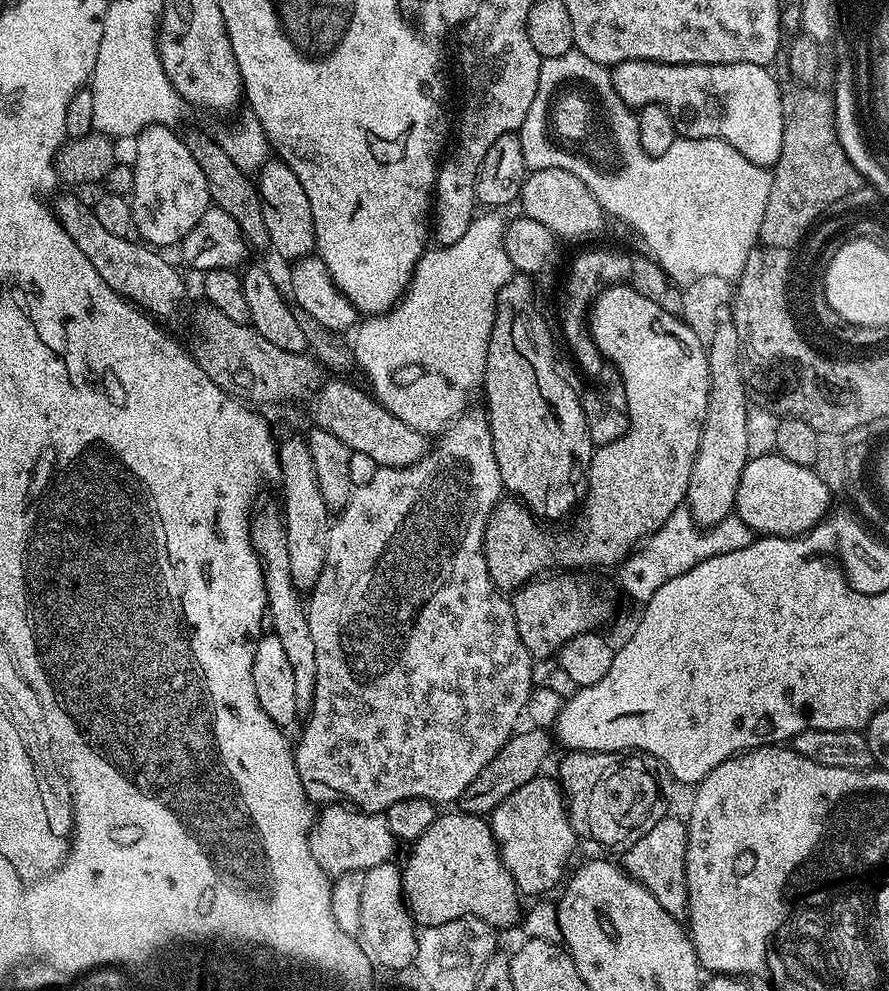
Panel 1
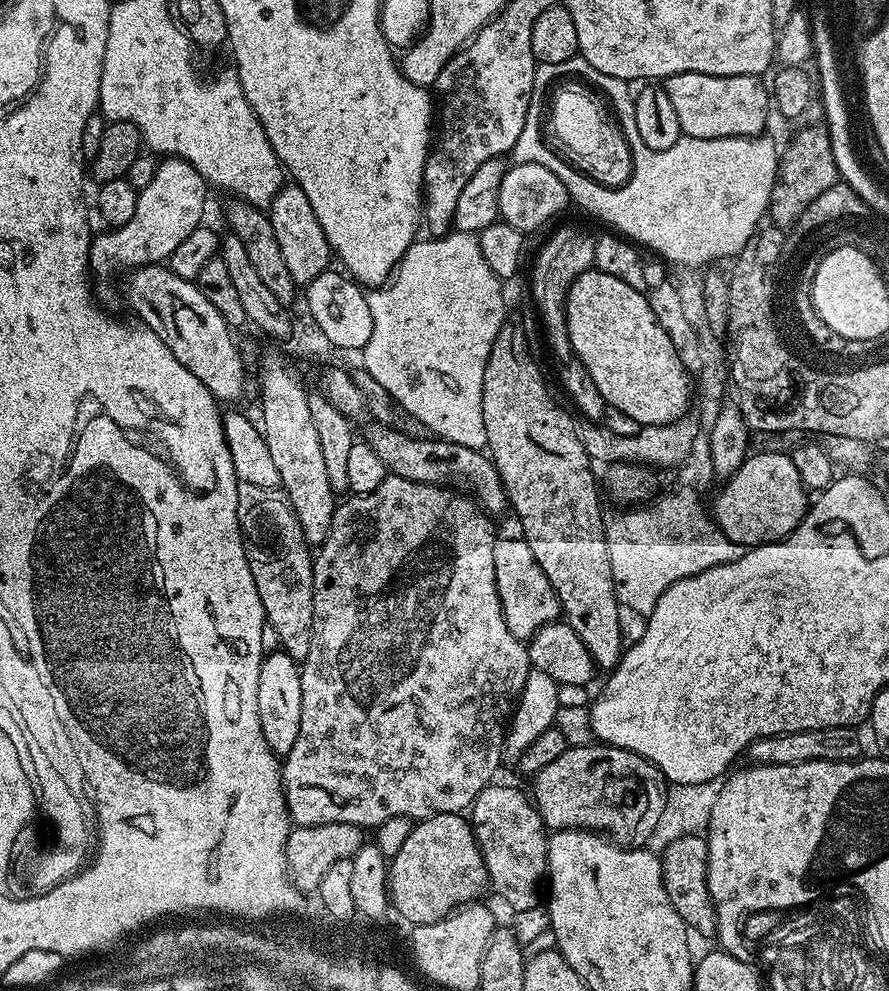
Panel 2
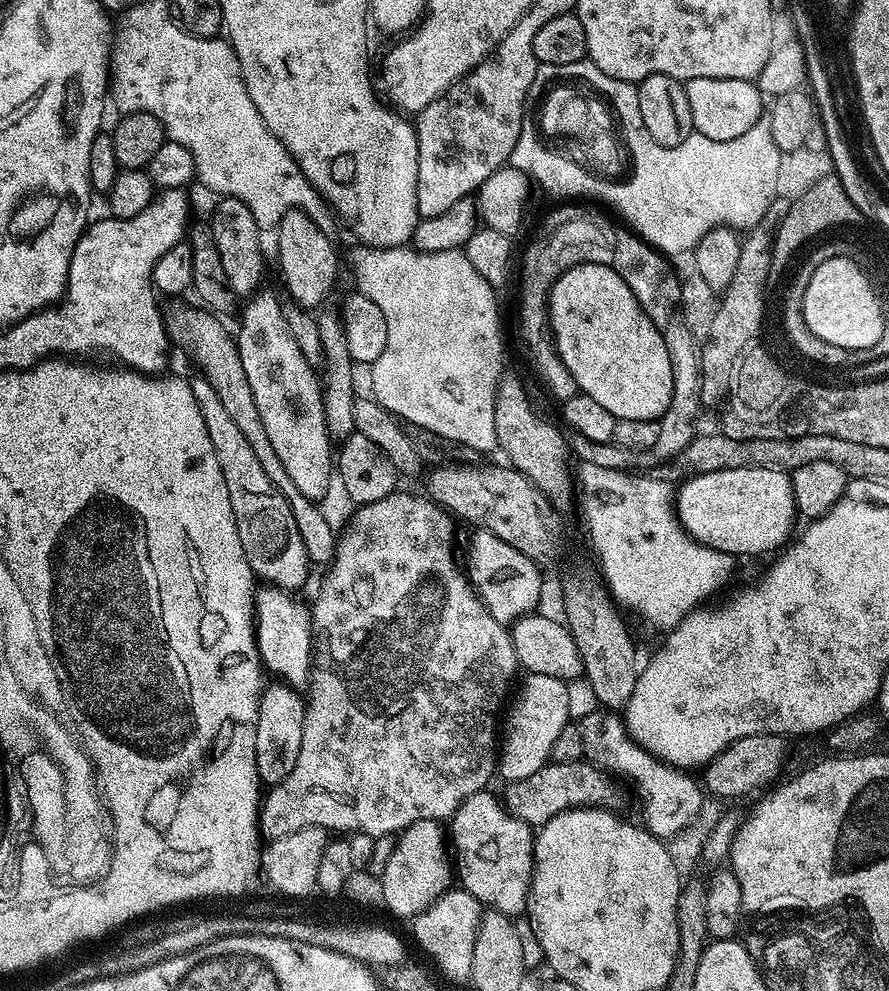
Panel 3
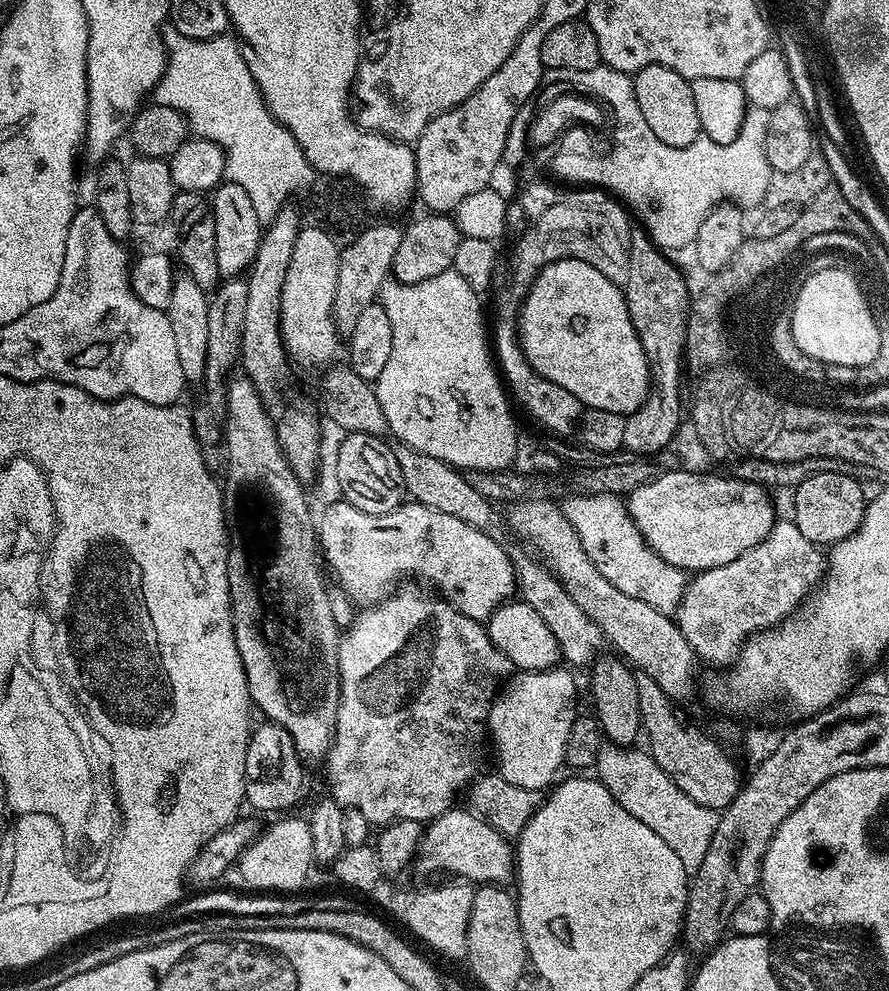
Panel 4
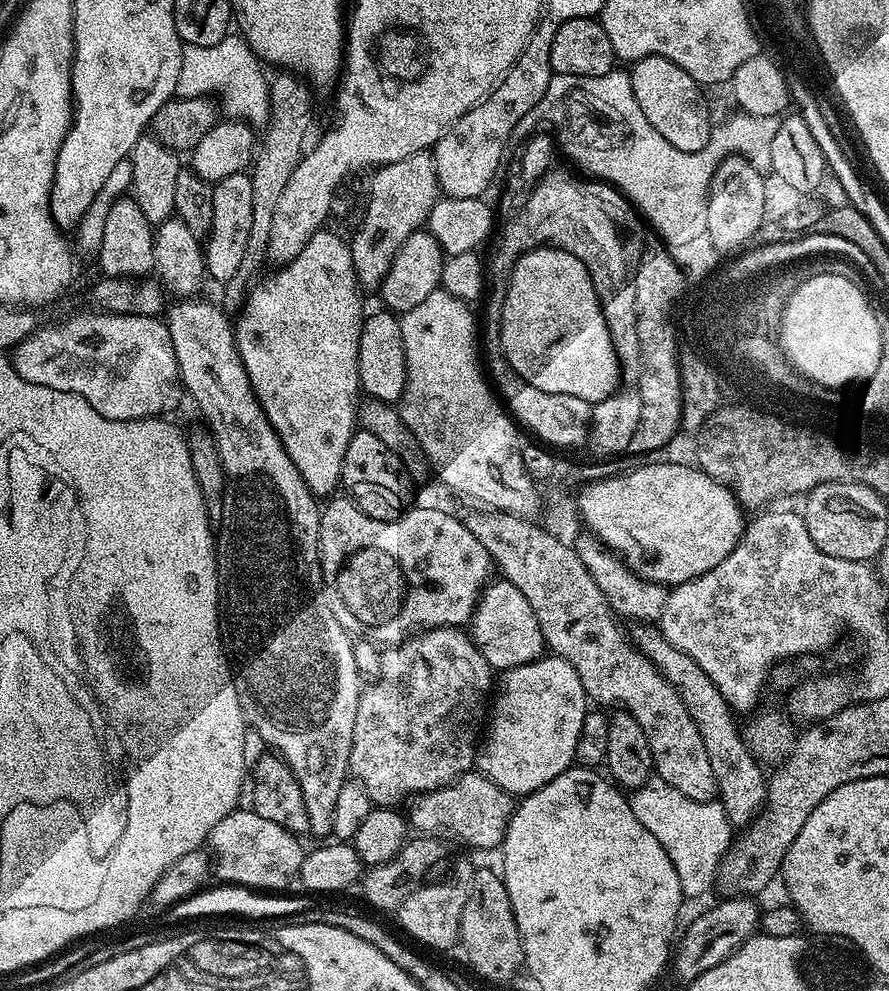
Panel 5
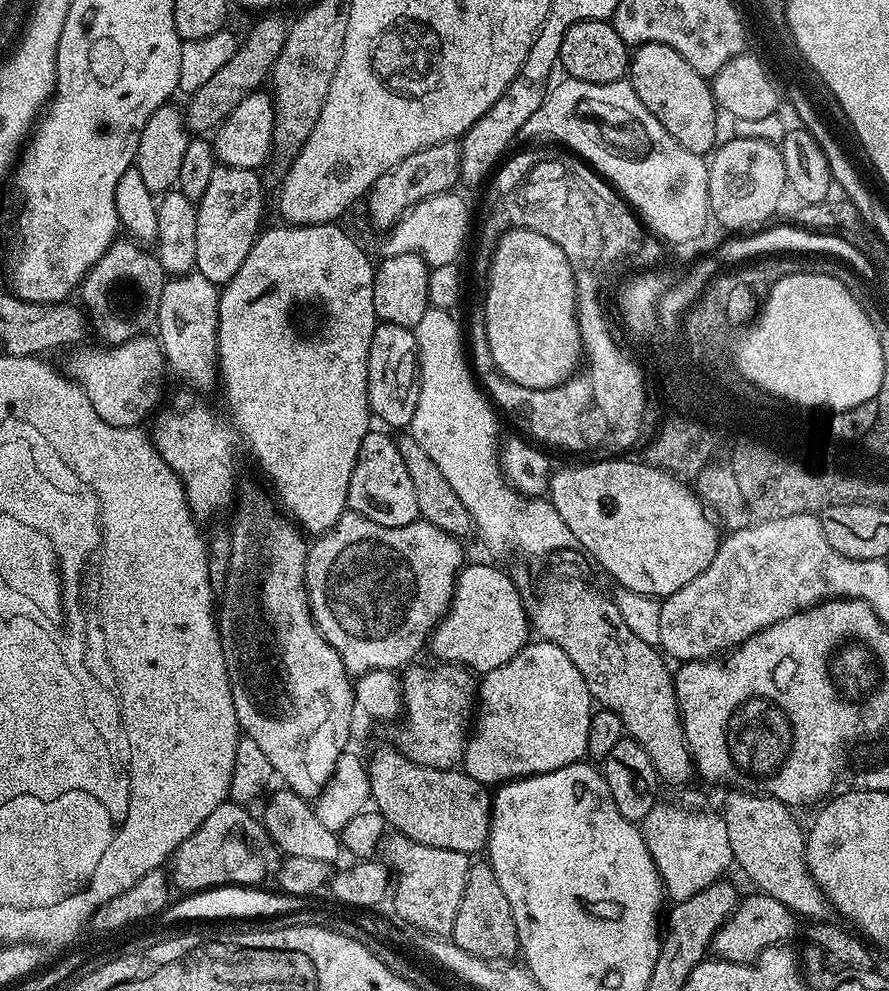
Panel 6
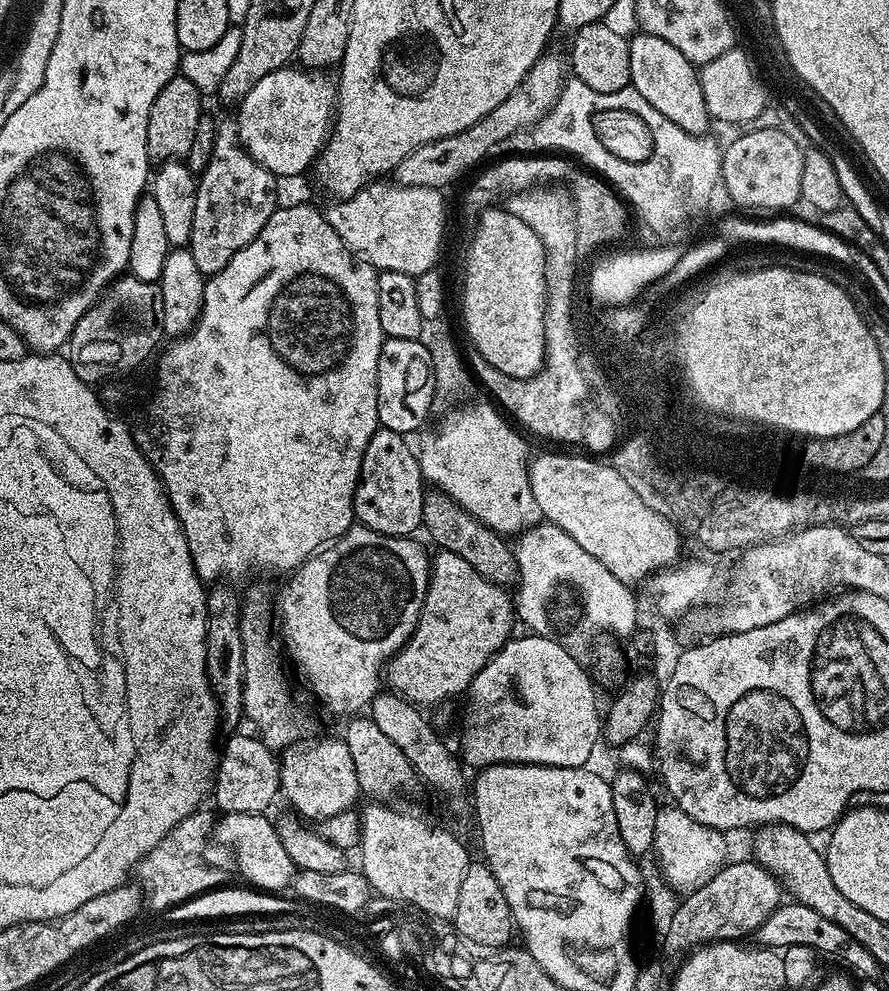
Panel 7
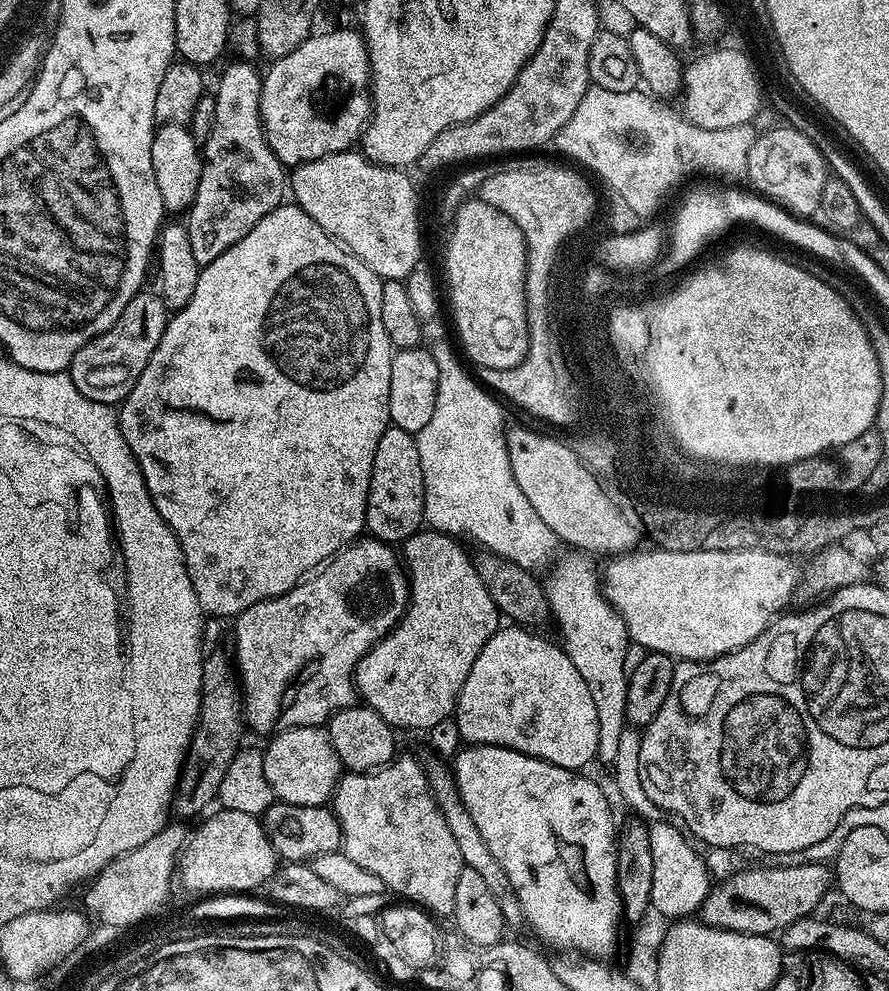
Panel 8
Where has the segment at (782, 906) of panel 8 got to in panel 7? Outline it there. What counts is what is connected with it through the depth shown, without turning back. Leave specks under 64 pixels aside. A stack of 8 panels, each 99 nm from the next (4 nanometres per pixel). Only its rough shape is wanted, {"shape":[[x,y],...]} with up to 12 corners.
{"shape":[[724,864],[679,901],[664,952],[751,937],[780,907],[776,875]]}

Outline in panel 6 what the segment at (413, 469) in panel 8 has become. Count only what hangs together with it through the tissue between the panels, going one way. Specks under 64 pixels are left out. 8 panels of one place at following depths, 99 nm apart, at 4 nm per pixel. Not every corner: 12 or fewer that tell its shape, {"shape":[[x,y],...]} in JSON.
{"shape":[[369,430],[348,508],[378,526],[420,519],[396,440]]}

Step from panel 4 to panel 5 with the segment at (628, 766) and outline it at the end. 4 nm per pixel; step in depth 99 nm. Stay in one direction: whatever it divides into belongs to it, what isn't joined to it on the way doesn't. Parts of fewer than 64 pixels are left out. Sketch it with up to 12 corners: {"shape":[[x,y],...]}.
{"shape":[[660,777],[633,791],[638,822],[662,844],[681,893],[700,896],[732,842],[718,800]]}

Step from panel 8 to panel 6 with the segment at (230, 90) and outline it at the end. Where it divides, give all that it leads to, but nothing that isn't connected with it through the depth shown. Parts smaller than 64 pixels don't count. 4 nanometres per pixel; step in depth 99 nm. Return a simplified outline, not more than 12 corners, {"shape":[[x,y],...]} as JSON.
{"shape":[[217,166],[196,204],[195,271],[223,286],[262,231],[255,168]]}

